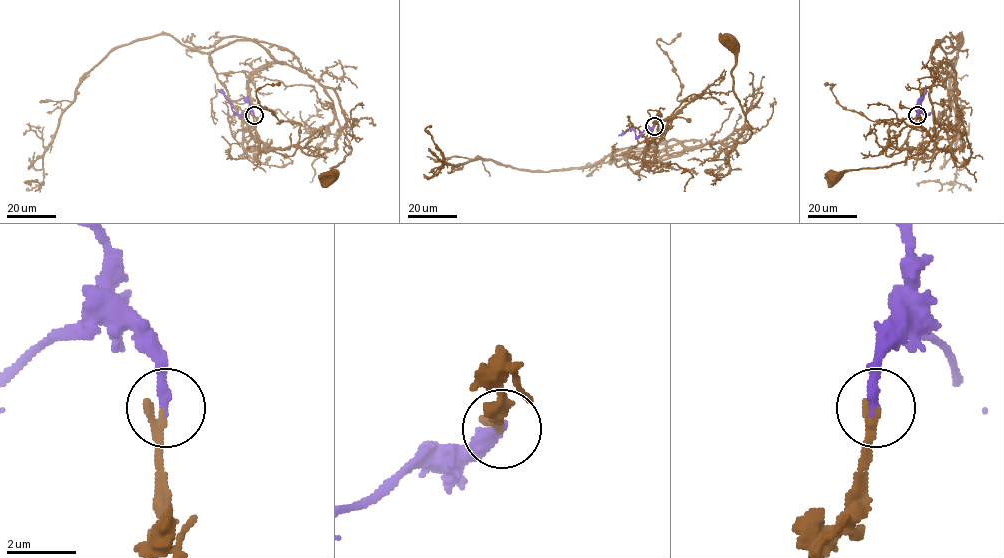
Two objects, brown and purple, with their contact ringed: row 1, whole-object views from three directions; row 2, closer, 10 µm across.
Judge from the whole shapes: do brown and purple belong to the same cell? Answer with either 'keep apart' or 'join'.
join

